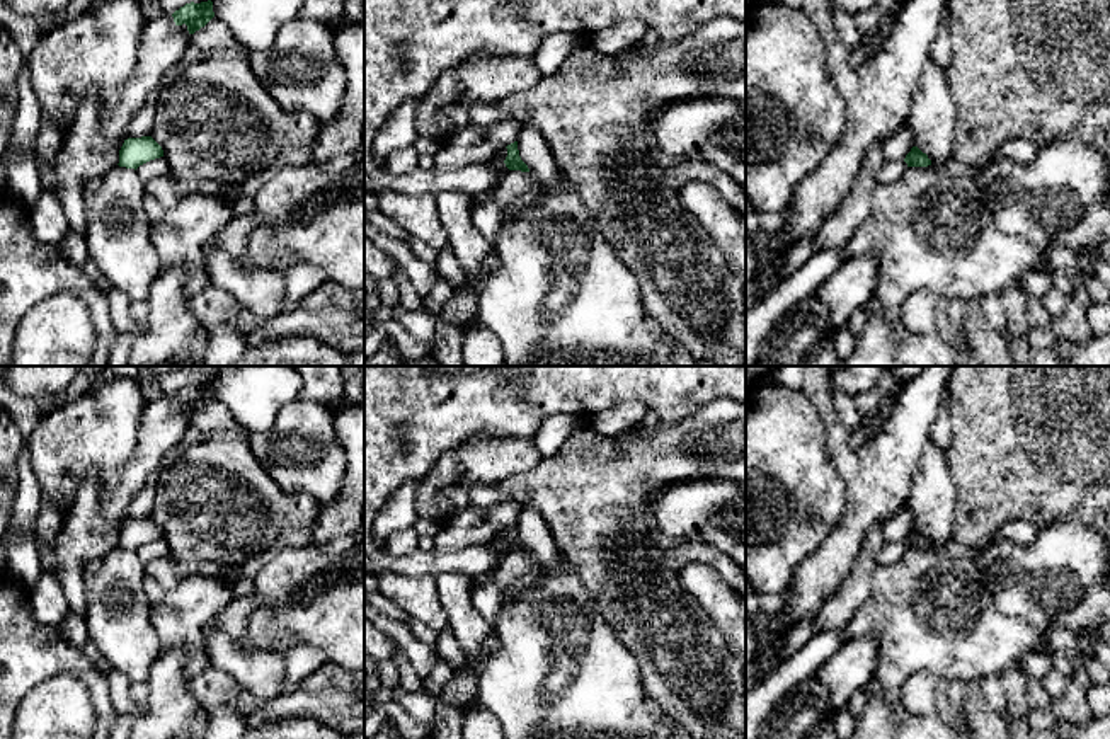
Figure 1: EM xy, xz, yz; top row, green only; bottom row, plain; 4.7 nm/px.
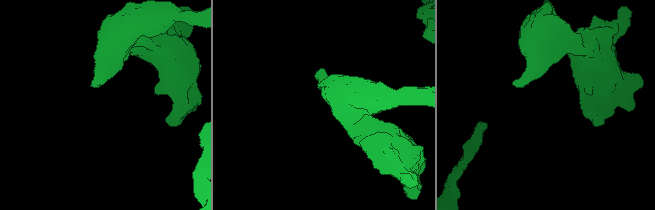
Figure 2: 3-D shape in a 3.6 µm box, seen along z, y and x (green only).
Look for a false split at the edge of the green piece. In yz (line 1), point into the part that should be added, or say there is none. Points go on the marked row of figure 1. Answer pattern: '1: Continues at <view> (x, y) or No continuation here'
1: No continuation here

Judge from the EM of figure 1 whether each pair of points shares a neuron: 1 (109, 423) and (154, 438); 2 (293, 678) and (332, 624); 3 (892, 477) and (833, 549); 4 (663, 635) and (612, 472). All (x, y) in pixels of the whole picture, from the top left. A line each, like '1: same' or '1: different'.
1: different
2: different
3: same
4: same

